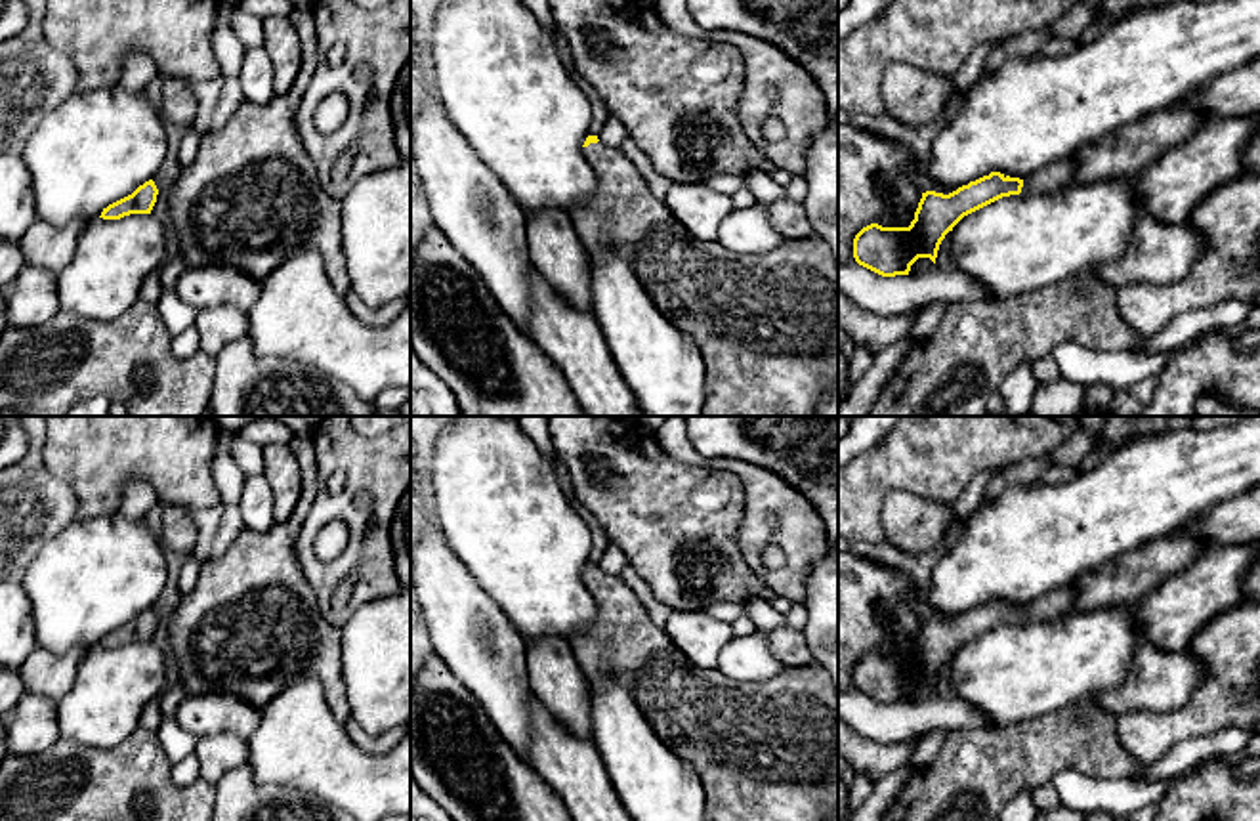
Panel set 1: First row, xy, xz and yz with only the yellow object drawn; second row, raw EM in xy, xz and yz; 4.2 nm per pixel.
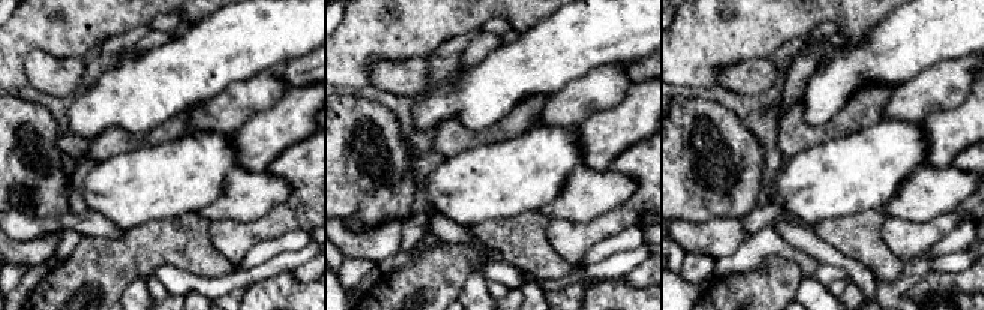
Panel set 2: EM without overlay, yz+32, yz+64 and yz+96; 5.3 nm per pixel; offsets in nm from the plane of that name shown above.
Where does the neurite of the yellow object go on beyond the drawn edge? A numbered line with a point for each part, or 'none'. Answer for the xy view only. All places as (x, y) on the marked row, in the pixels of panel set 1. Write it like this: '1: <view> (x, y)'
none

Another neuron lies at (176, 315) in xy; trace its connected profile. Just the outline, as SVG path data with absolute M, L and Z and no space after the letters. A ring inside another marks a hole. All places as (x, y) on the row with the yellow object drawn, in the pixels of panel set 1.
M176 290L162 292L157 305L158 305L160 319L172 338L195 326L197 323L199 309L185 304L176 294Z

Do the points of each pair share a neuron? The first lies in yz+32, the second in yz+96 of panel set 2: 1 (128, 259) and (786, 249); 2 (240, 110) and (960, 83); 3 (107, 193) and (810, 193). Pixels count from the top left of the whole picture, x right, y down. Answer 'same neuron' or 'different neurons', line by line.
1: different neurons
2: same neuron
3: same neuron

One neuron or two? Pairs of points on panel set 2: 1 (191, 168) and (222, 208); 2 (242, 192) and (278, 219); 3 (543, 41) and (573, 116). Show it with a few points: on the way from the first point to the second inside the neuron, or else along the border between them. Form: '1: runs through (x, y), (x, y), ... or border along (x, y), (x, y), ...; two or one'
1: border along (233, 168), (219, 195), (197, 211); two
2: border along (293, 187), (260, 217), (248, 222), (233, 220); two
3: border along (593, 69), (579, 78), (570, 80), (549, 96); two

